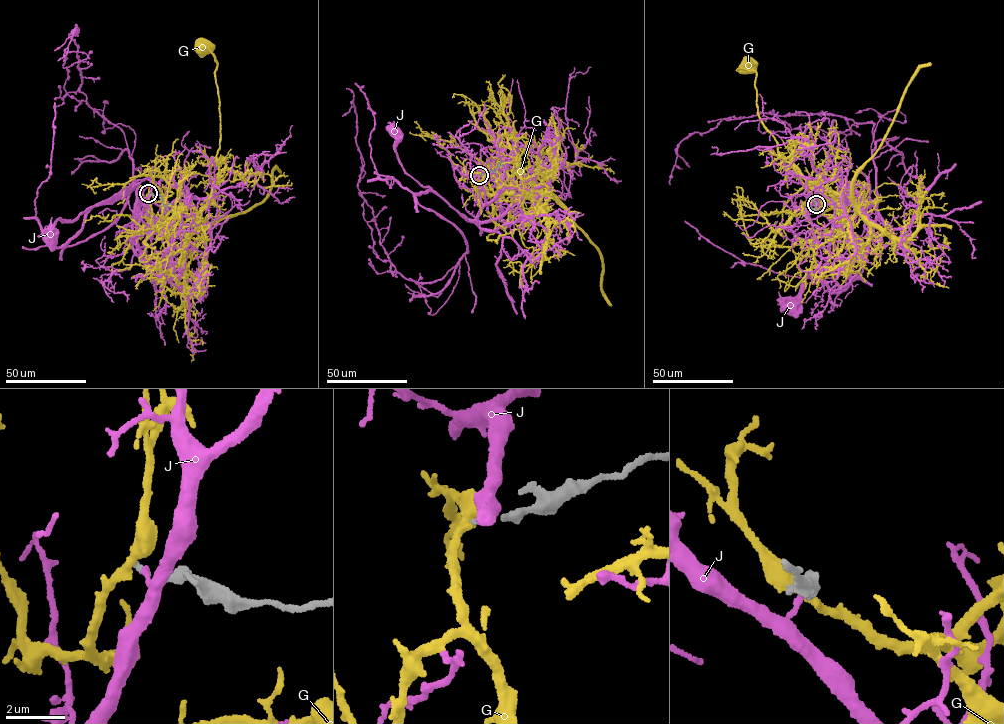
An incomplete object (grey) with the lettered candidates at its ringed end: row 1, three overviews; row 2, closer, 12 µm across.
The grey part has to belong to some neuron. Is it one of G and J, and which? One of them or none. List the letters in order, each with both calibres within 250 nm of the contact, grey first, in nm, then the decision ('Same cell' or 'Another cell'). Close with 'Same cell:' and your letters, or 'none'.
G: Thickness 160 nm (grey) against 360 nm. Another cell
J: Thickness 200 nm (grey) against 170 nm. Another cell
Same cell: none

